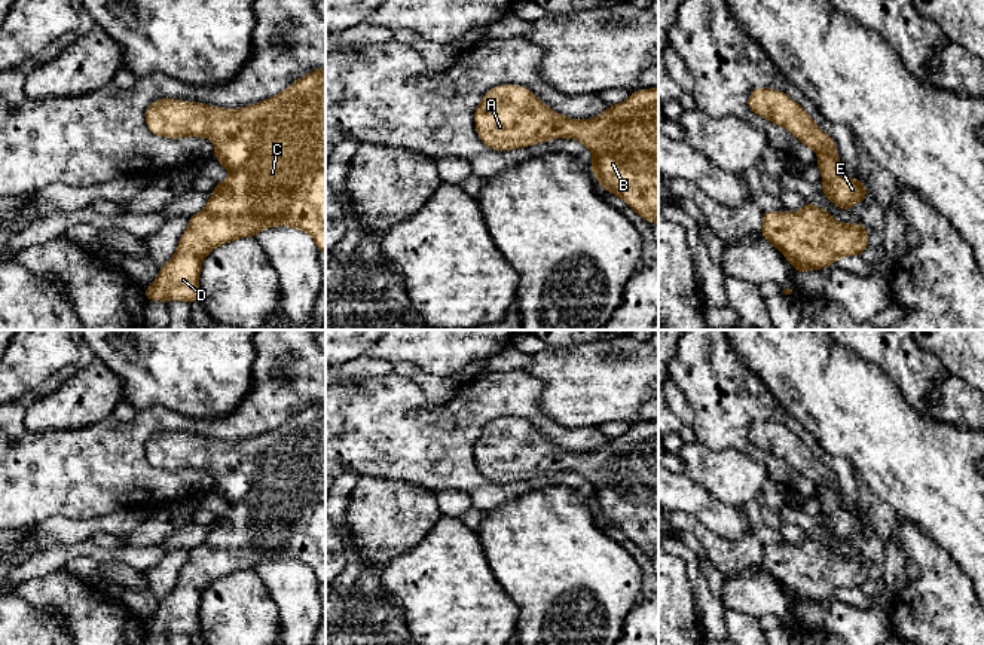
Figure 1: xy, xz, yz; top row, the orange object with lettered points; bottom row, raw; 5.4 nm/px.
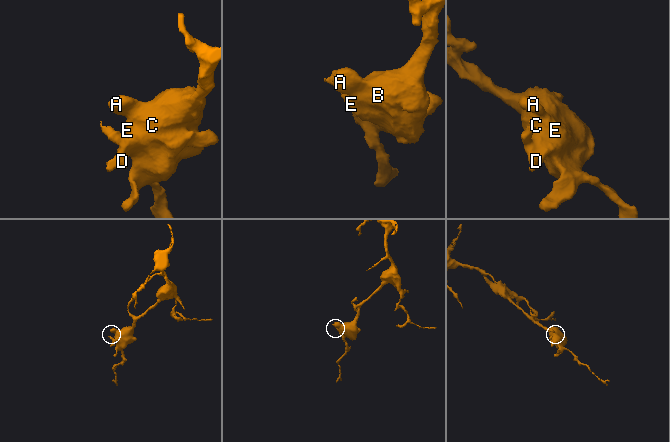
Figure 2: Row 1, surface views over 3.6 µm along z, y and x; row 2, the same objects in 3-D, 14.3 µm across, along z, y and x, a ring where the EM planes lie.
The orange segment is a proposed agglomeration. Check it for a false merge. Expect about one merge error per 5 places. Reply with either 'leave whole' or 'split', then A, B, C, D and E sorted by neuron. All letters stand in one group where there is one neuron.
leave whole; groups A B C D E

